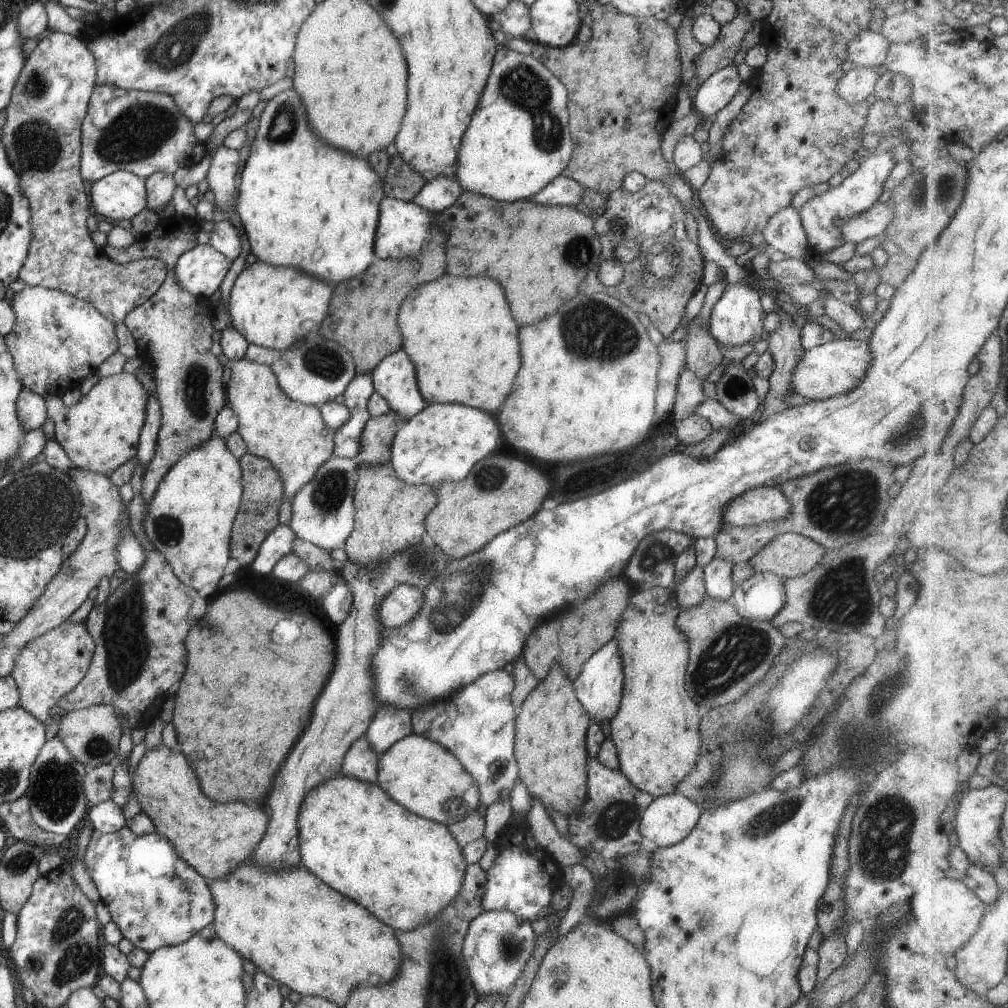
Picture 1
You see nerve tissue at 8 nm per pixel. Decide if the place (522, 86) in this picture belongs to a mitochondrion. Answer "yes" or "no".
yes

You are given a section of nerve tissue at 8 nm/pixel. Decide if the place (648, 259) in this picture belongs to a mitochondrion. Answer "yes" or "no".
yes

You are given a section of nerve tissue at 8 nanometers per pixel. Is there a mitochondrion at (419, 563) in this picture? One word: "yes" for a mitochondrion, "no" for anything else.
yes

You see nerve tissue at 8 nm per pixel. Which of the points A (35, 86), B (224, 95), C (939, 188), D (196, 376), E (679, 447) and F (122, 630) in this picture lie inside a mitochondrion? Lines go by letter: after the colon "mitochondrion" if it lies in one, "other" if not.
A: mitochondrion
B: other
C: mitochondrion
D: mitochondrion
E: other
F: mitochondrion

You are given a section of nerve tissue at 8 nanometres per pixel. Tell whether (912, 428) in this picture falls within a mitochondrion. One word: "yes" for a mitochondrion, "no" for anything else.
yes

